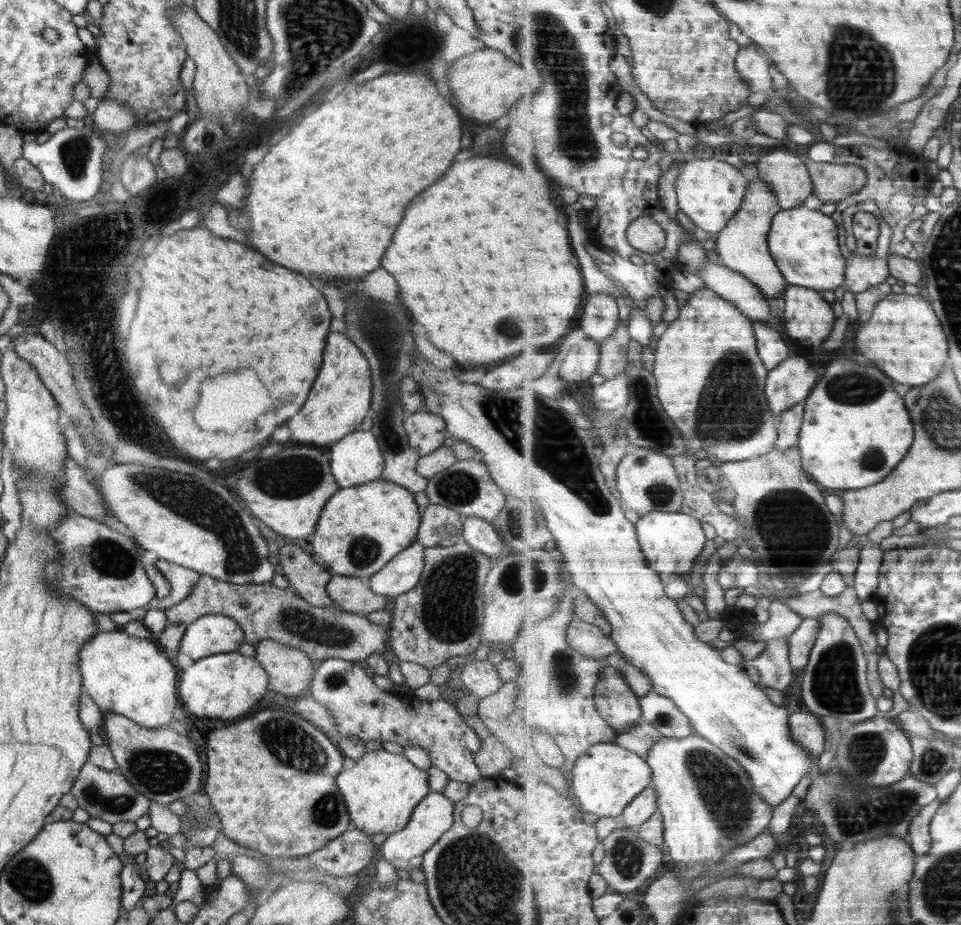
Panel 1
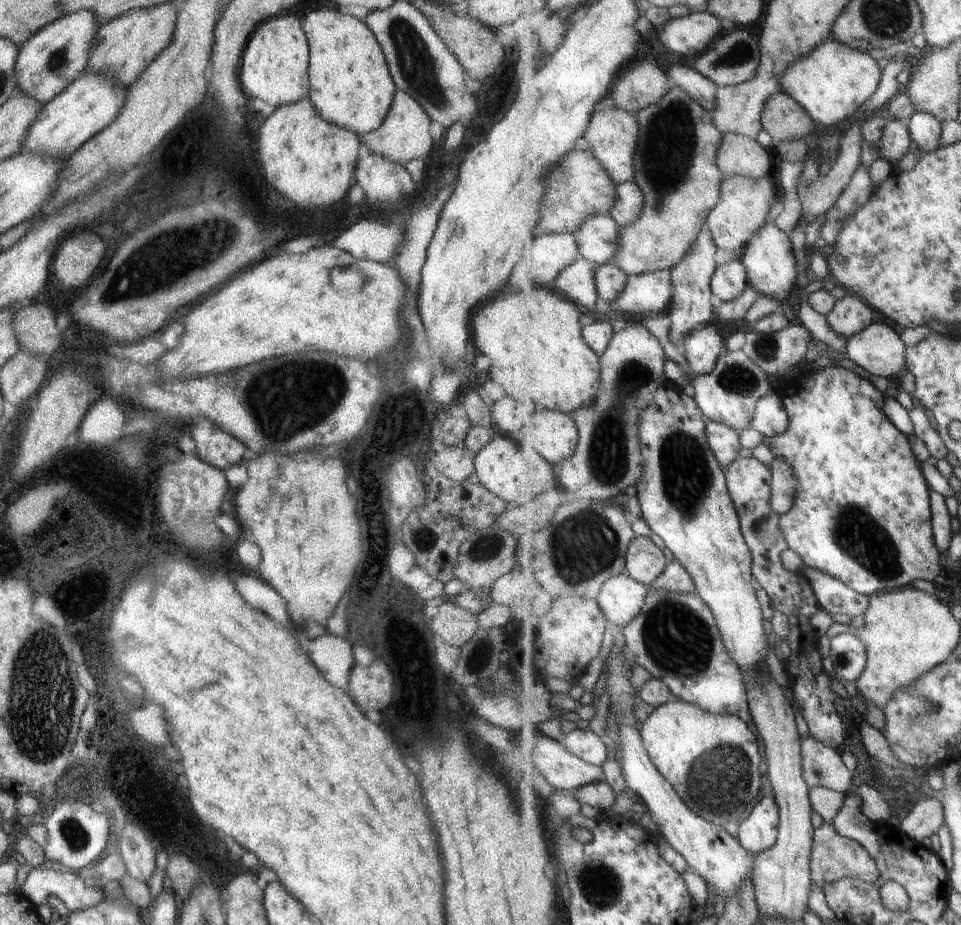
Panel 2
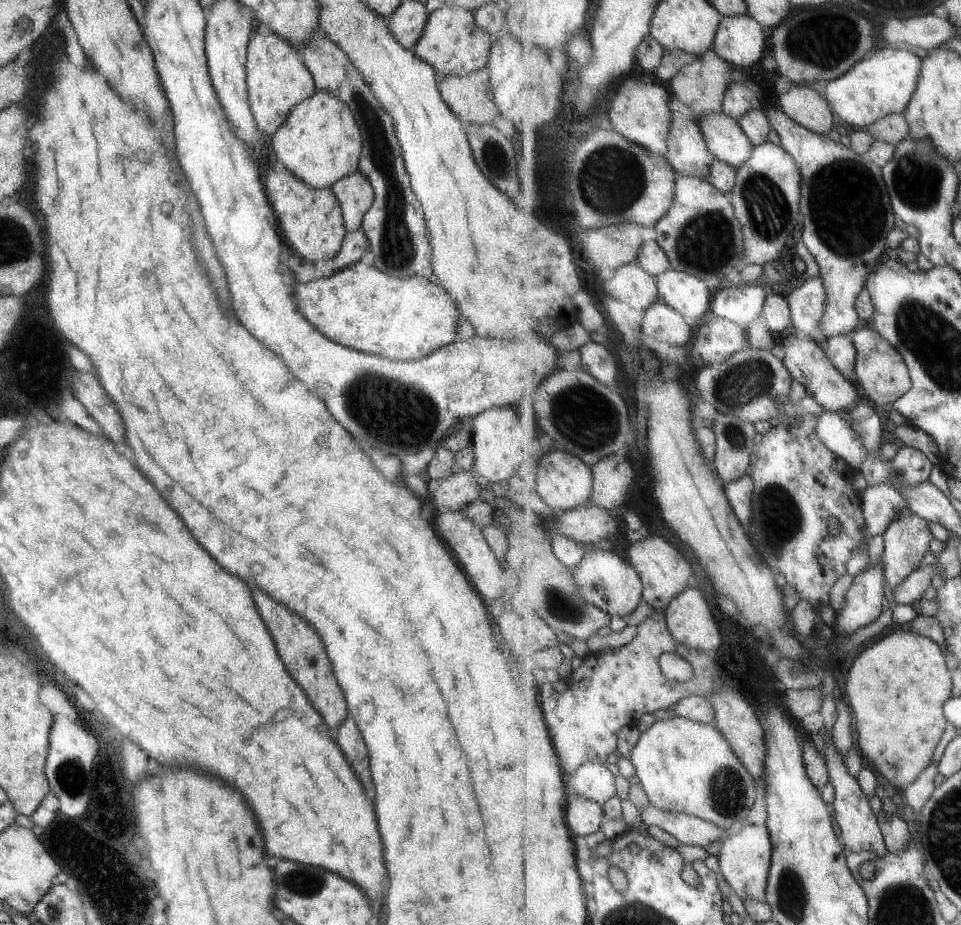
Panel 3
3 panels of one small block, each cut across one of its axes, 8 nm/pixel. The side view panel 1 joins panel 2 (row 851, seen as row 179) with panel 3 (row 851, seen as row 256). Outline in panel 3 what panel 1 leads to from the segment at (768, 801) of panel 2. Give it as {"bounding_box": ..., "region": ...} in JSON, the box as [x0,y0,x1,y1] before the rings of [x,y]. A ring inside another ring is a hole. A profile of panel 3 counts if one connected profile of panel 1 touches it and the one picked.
{"bounding_box":[720,825,775,900],"region":[[[756,825],[741,826],[724,840],[721,850],[720,866],[726,878],[725,883],[730,889],[744,900],[766,900],[775,854],[770,828]]]}

